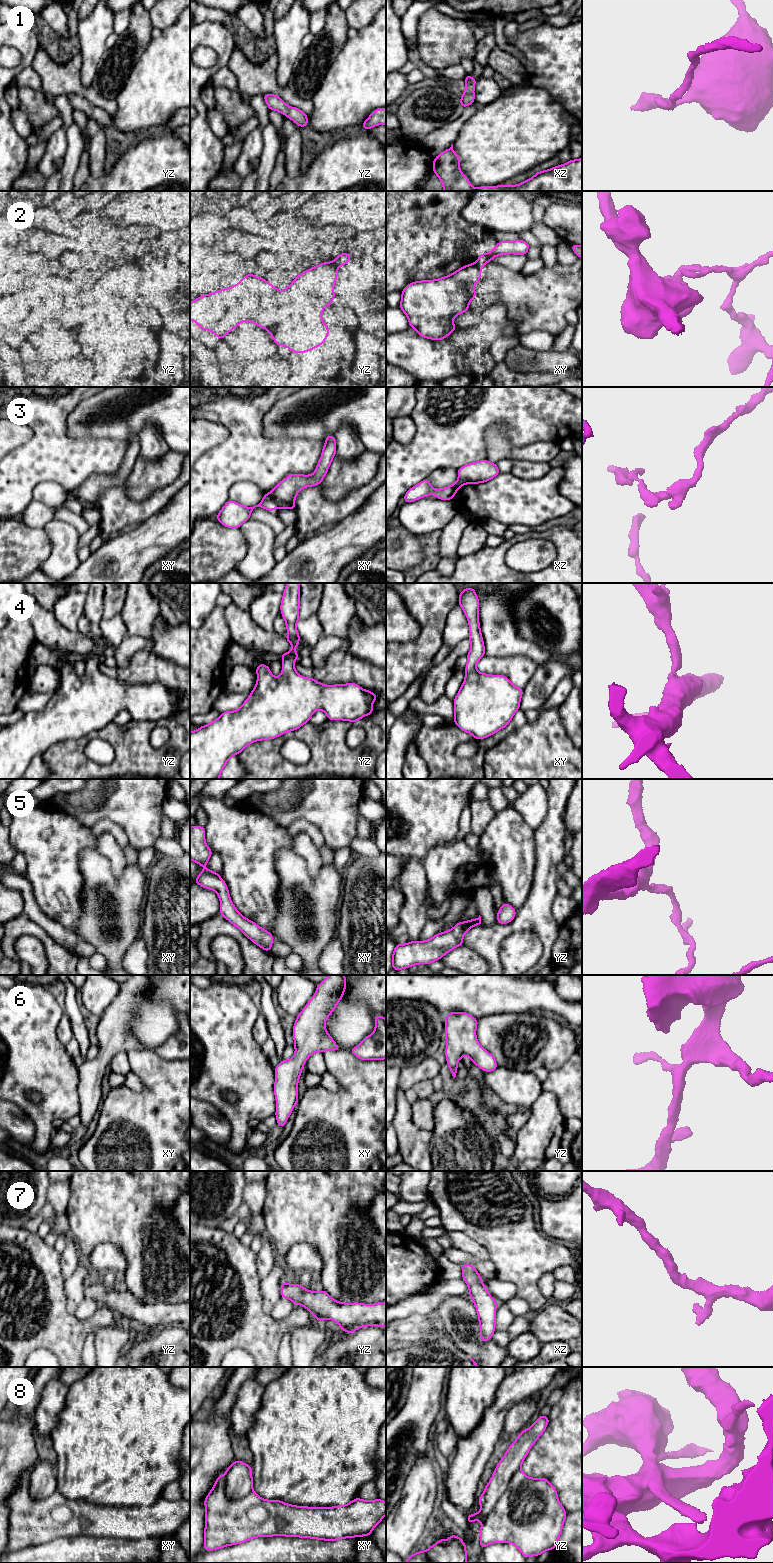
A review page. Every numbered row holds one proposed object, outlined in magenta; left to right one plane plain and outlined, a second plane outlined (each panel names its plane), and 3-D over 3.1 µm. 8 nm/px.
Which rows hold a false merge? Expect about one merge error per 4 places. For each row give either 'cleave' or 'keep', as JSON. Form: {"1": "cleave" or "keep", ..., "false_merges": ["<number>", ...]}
{"1": "keep", "2": "cleave", "3": "cleave", "4": "keep", "5": "keep", "6": "keep", "7": "keep", "8": "keep", "false_merges": ["2", "3"]}

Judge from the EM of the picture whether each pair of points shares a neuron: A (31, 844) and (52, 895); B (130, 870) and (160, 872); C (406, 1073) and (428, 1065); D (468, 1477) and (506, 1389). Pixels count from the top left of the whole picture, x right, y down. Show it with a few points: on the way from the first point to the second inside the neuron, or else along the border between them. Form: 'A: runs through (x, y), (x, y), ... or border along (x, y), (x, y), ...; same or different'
A: runs through (44, 857), (52, 865), (52, 882); same
B: border along (147, 876), (146, 895), (143, 899); different
C: runs through (411, 1073), (418, 1073), (423, 1070); same
D: runs through (471, 1455), (489, 1430), (496, 1411); same

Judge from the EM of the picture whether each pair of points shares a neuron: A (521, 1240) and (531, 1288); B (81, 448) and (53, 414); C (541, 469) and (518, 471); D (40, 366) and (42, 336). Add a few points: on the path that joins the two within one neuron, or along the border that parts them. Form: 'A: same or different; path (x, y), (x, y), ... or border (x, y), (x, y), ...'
A: same; path (521, 1252), (525, 1276)
B: same; path (71, 445), (53, 427), (53, 424)
C: same; path (535, 470), (524, 470)
D: different; border (39, 356), (48, 360), (64, 360)

